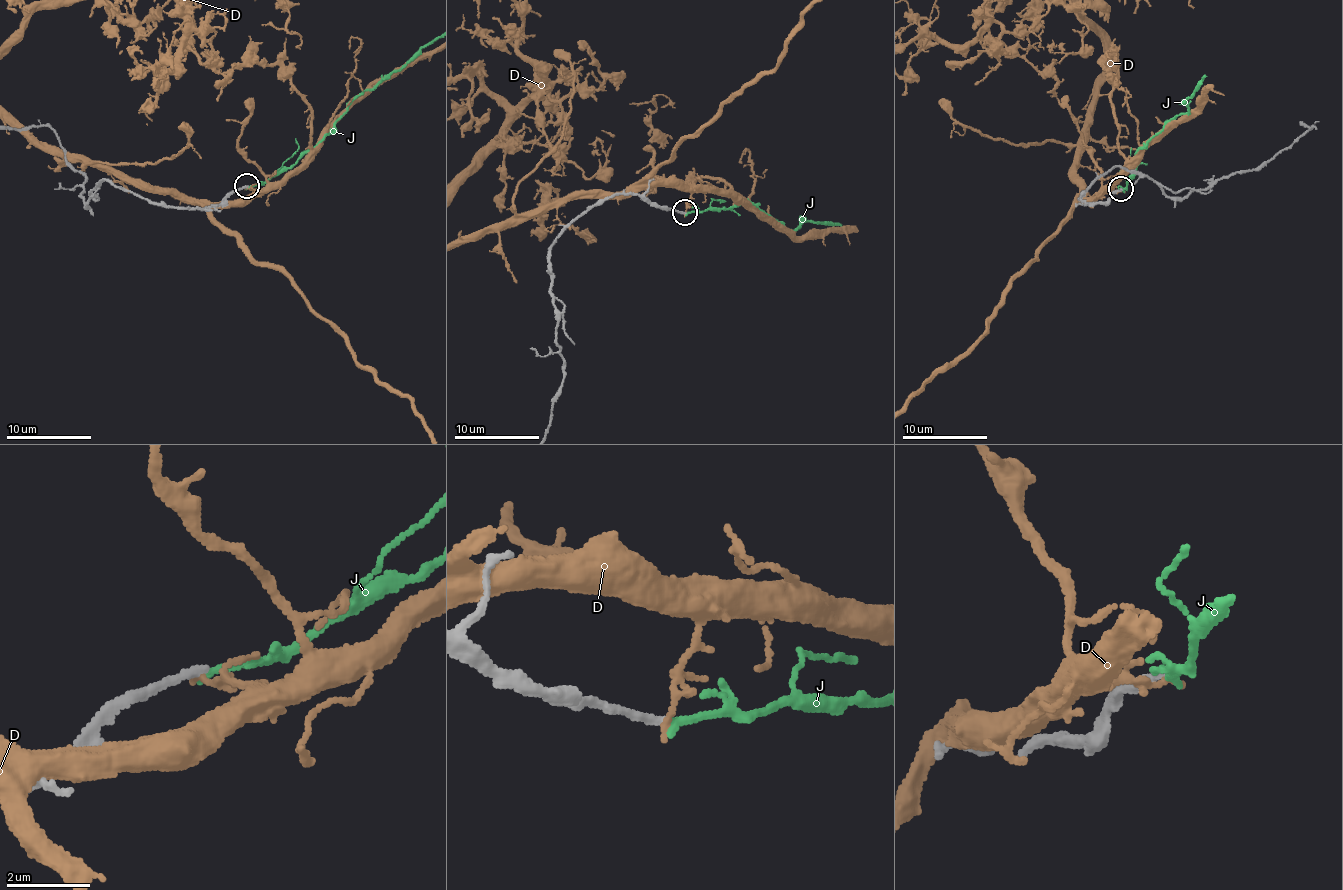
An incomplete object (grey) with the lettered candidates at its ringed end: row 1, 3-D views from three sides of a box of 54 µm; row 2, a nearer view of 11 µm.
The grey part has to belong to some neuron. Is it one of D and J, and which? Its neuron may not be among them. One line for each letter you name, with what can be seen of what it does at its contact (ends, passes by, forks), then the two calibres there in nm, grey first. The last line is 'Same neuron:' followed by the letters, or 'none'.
Same neuron: none

